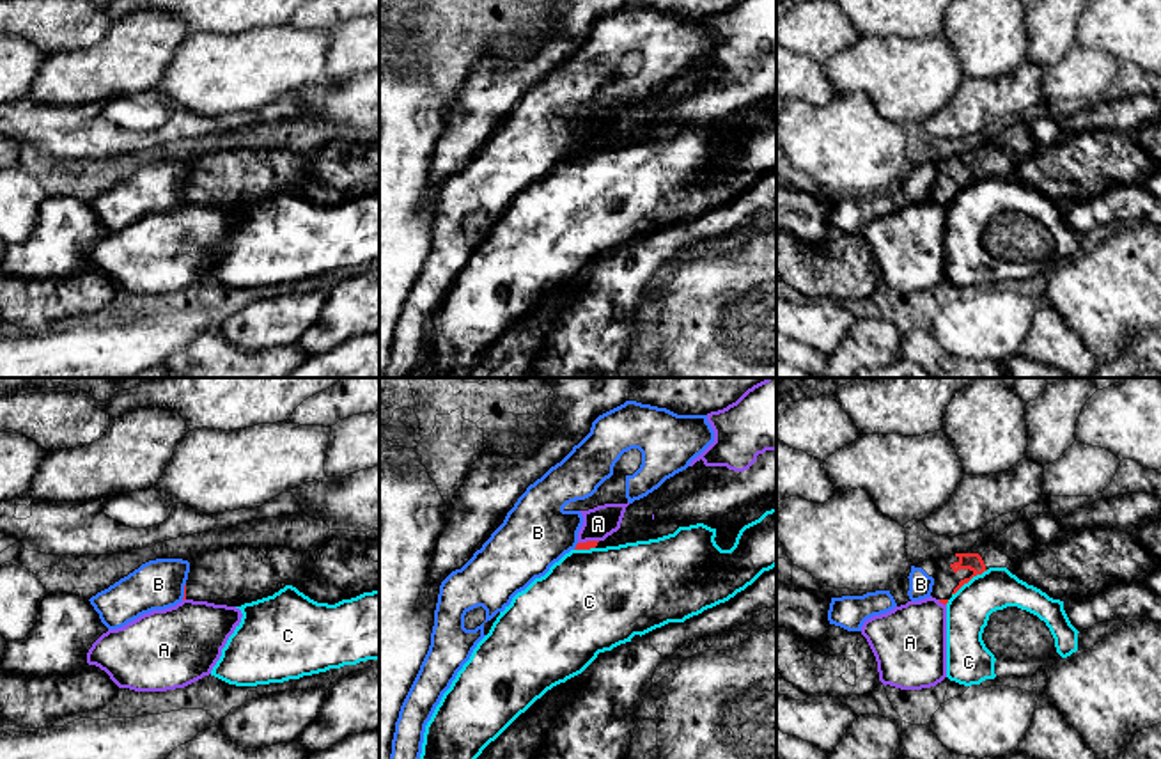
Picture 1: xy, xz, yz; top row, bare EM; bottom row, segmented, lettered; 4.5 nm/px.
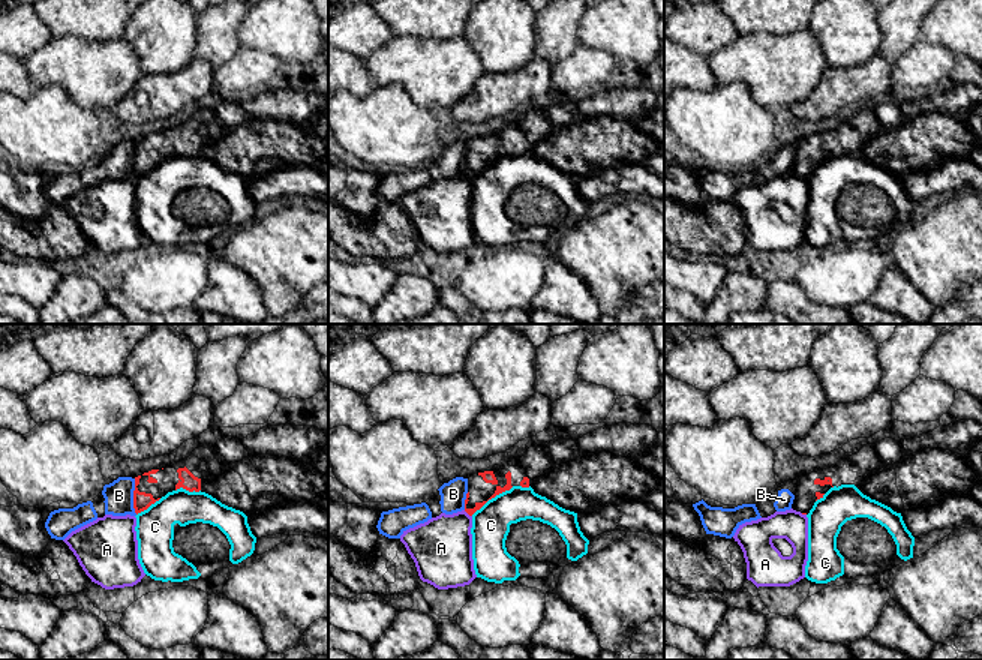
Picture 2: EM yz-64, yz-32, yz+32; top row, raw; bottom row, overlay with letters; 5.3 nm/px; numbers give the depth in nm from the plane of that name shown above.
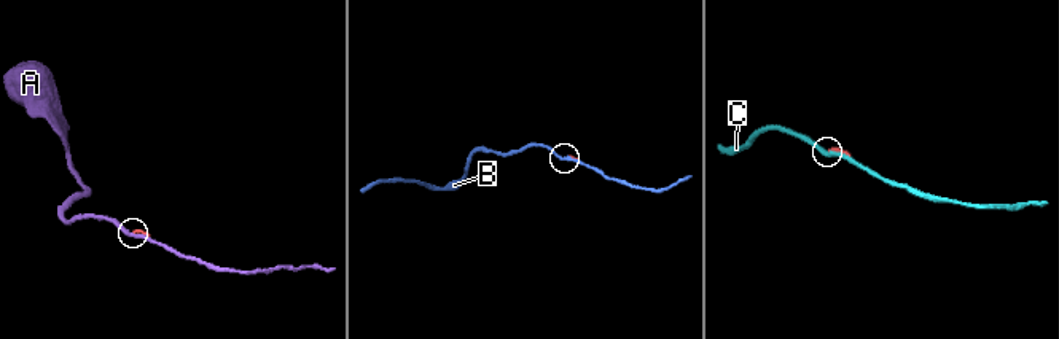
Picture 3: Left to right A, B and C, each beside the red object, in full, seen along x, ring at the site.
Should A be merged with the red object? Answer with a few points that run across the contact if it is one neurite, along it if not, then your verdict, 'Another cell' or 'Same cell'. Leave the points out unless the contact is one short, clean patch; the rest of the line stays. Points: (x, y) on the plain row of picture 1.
Line: xz (598, 142), (578, 146). Another cell

